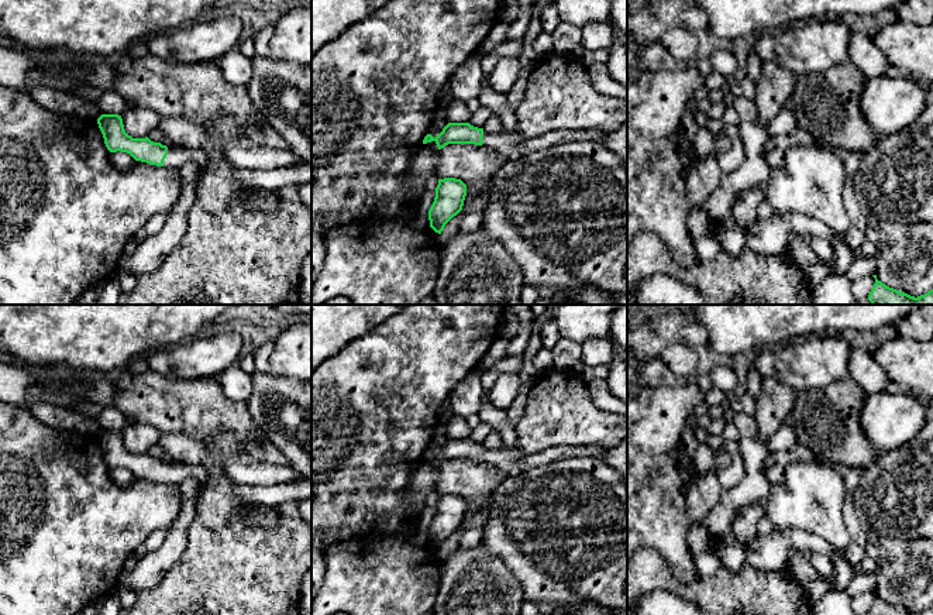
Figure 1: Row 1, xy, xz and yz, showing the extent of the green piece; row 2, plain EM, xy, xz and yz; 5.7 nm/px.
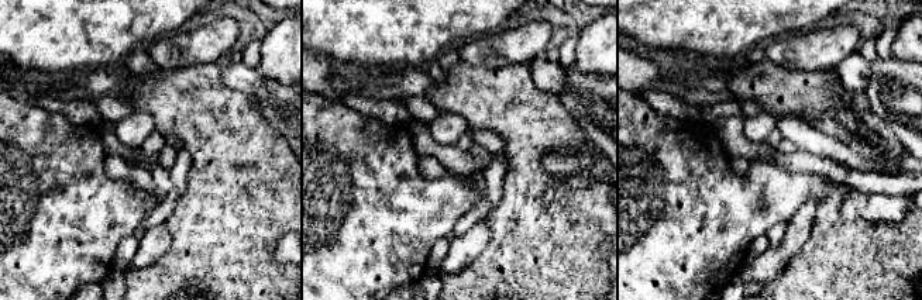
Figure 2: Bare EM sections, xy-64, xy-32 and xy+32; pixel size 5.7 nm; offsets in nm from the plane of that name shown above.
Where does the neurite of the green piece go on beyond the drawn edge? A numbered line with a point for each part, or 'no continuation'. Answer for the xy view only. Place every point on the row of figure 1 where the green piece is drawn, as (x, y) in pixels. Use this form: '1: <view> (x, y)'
1: xy (176, 157)

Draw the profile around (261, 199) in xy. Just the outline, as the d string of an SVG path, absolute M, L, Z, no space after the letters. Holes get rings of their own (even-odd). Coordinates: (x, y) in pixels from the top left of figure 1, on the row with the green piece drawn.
M258 189L251 195L242 195L237 190L235 197L240 206L245 209L275 212L278 209L278 199L271 190Z

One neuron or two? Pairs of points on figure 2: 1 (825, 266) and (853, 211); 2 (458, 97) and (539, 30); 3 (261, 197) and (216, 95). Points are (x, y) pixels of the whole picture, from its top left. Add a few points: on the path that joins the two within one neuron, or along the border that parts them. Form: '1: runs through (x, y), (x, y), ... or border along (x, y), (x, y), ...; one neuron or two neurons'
1: border along (845, 195), (845, 219), (883, 223); two neurons
2: border along (463, 61), (489, 68), (526, 65); two neurons
3: runs through (236, 172), (219, 120); one neuron

